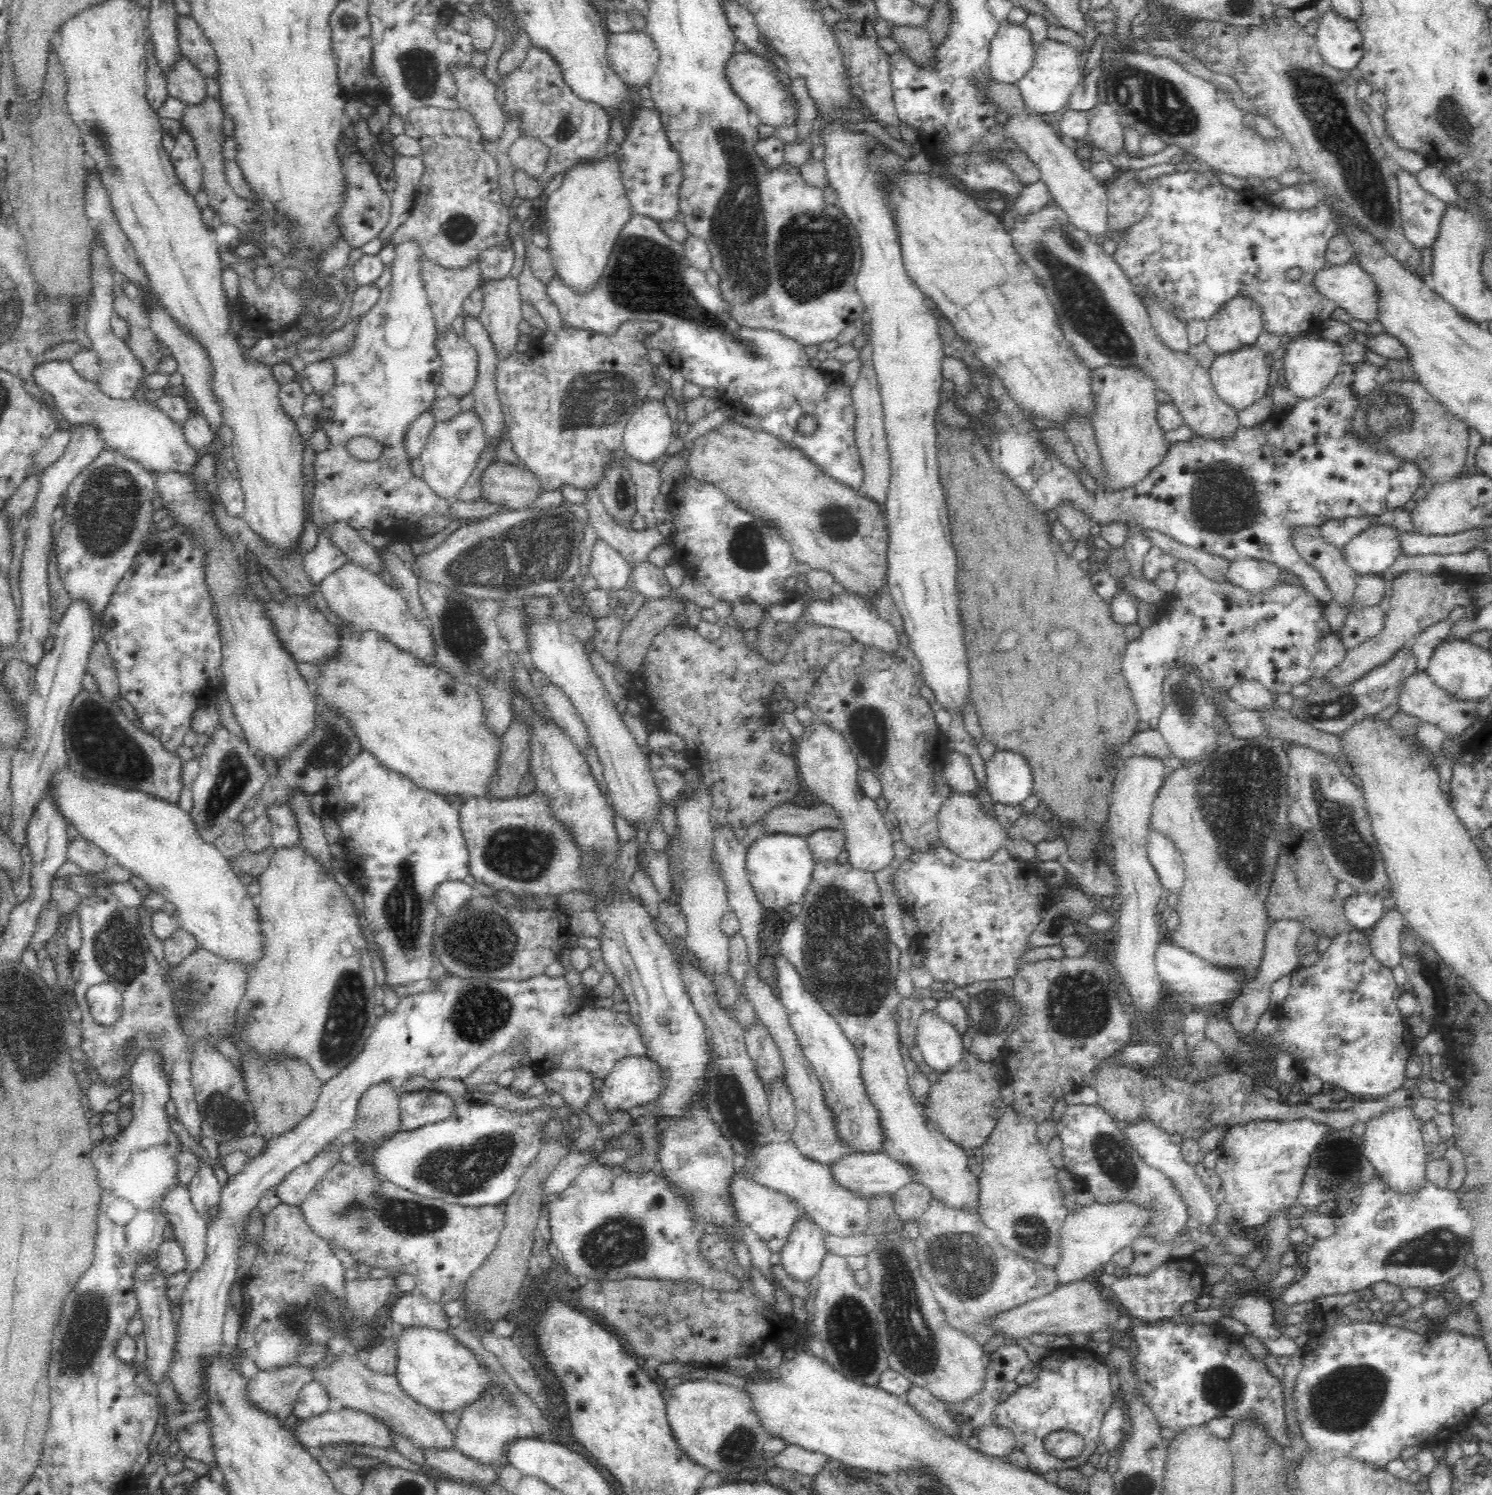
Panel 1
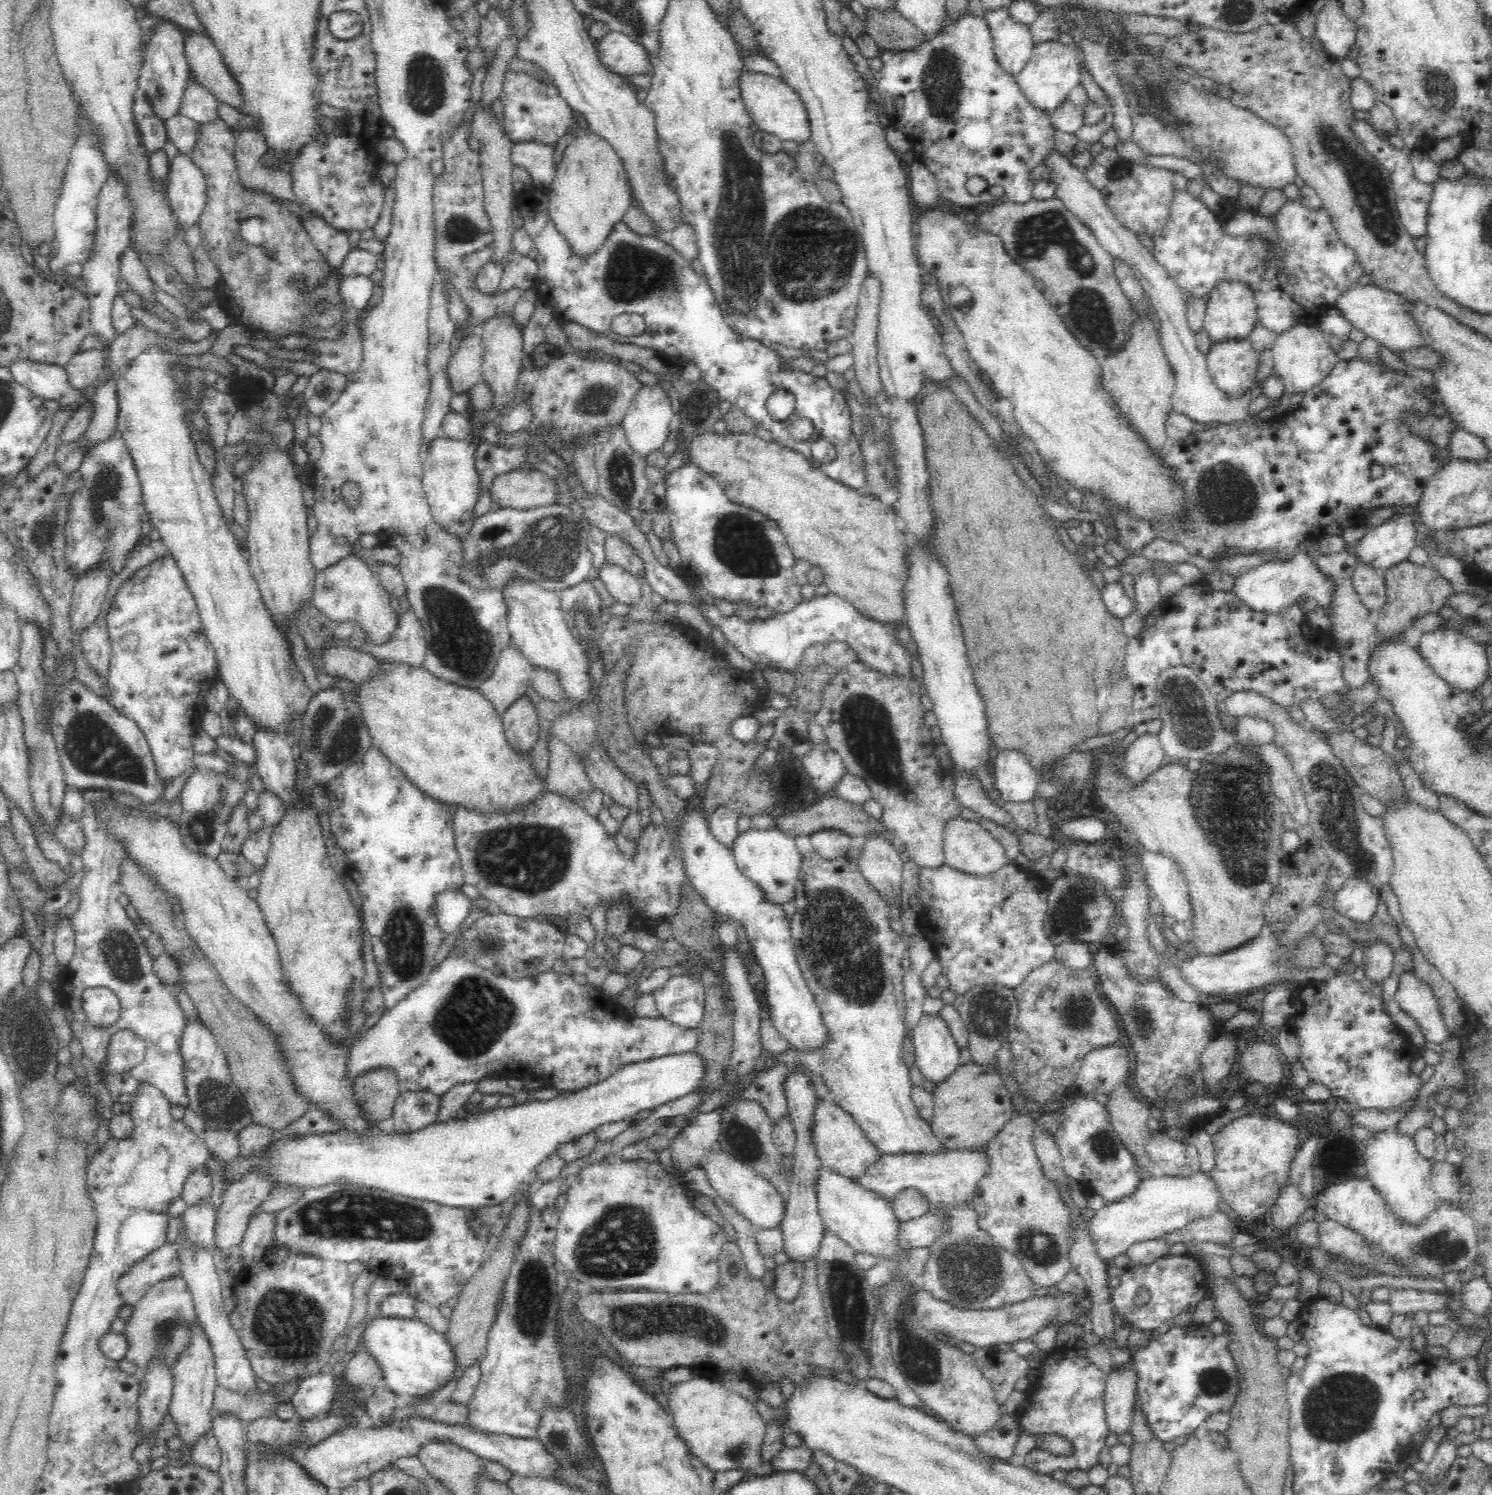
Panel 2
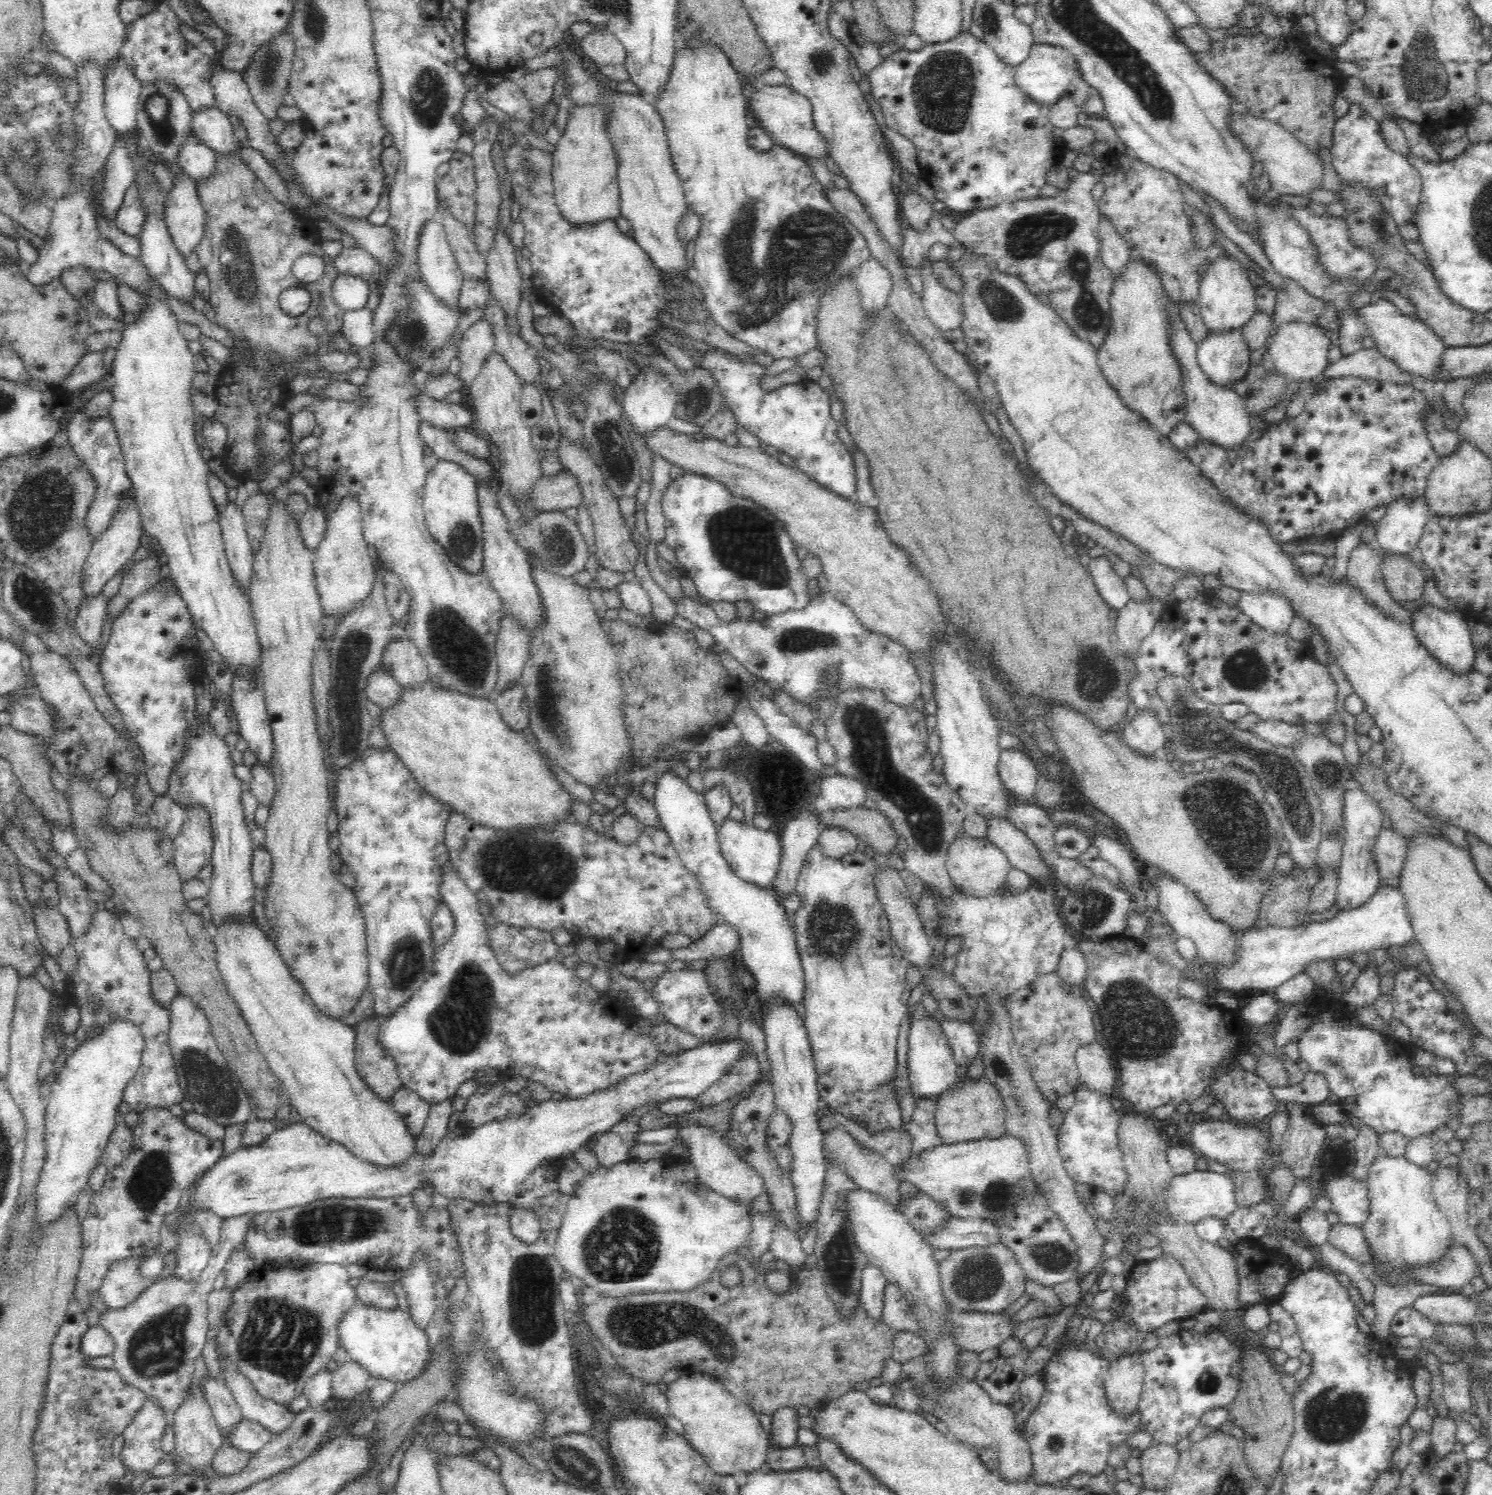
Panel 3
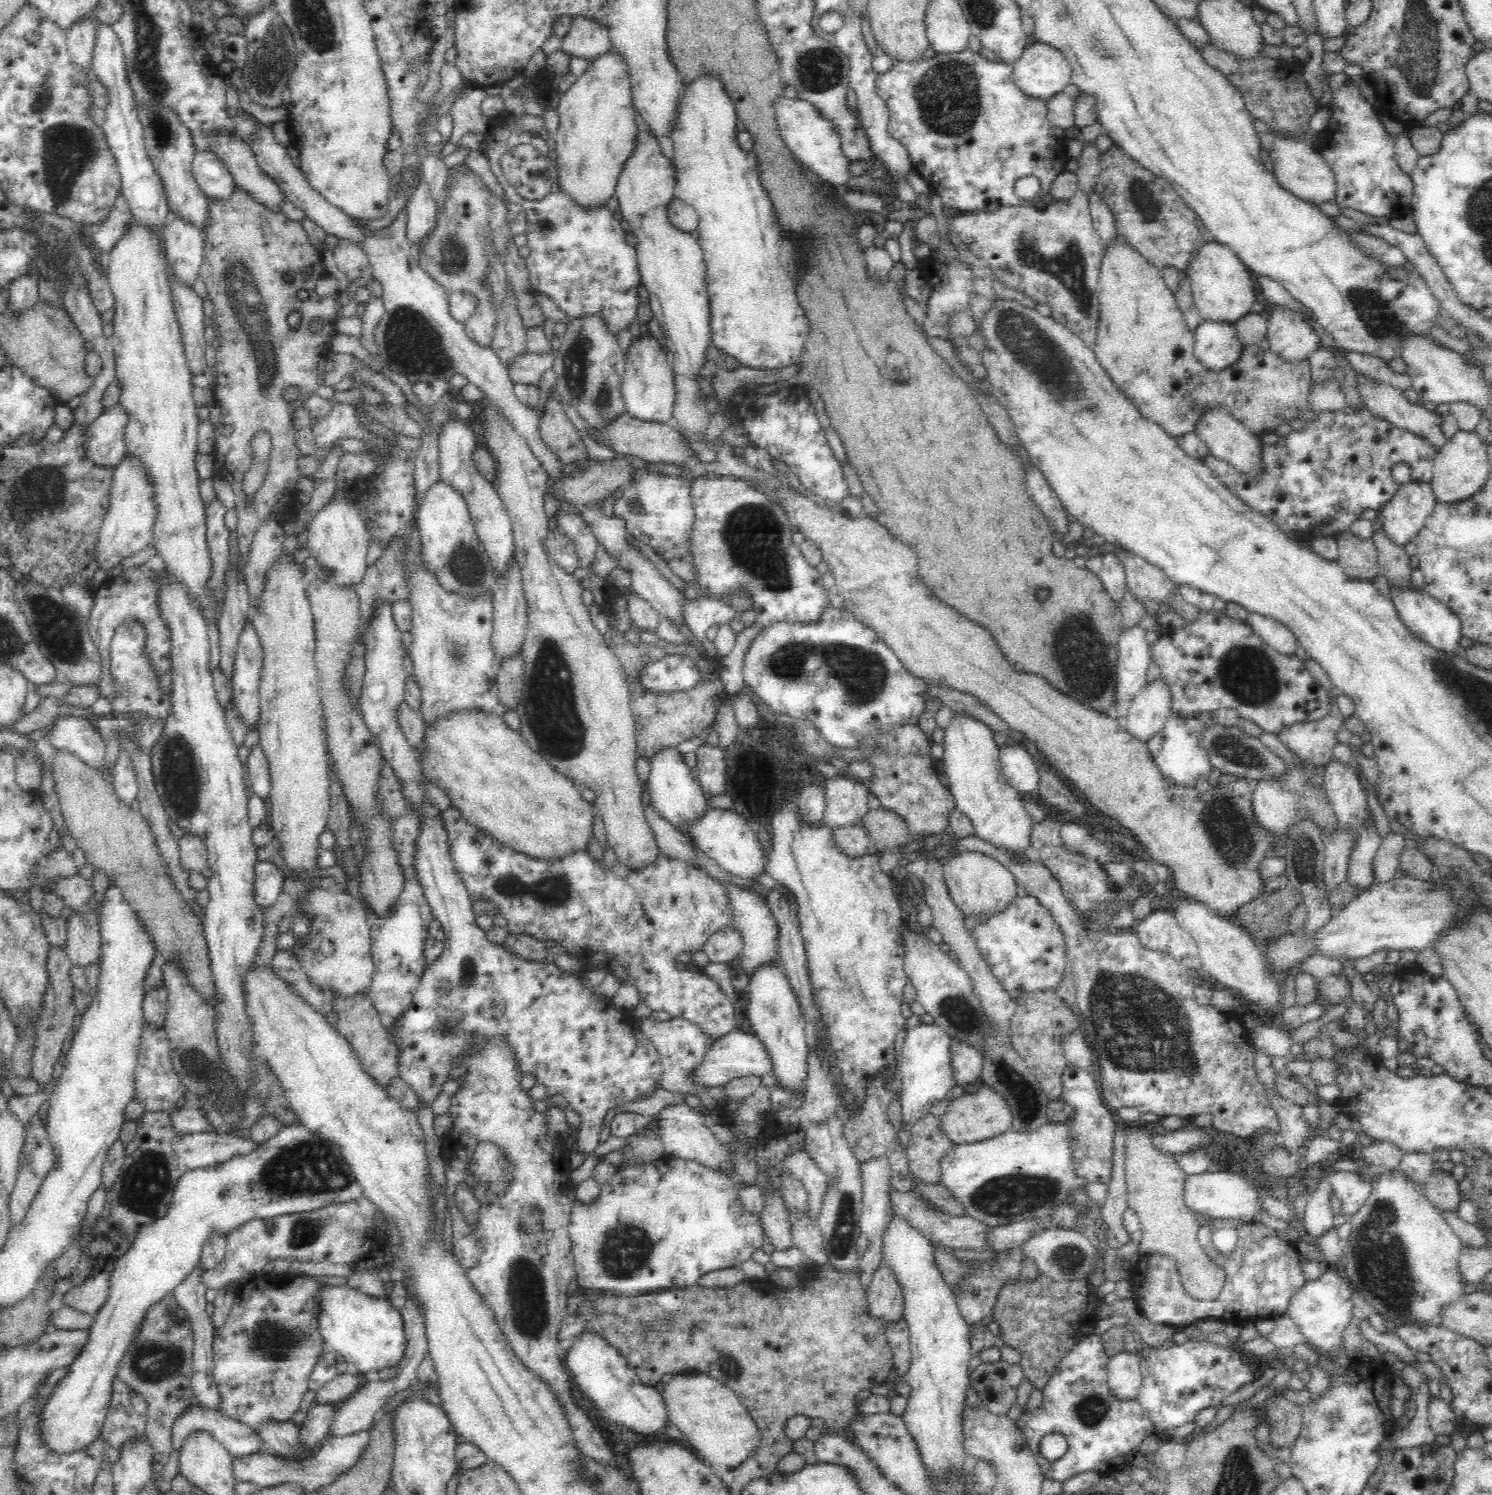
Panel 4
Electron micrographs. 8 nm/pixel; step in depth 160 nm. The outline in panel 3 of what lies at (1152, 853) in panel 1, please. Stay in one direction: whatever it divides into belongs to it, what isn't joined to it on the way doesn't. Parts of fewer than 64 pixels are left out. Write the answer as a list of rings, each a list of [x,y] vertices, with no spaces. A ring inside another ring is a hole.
[[[1152,868],[1152,887],[1158,890],[1159,905],[1156,907],[1160,914],[1166,918],[1168,925],[1178,936],[1190,938],[1195,943],[1197,949],[1197,965],[1203,966],[1228,962],[1234,958],[1234,944],[1238,942],[1239,935],[1234,935],[1228,927],[1216,922],[1203,908],[1203,904],[1198,900],[1194,891],[1190,890],[1184,883],[1170,875],[1166,871]]]

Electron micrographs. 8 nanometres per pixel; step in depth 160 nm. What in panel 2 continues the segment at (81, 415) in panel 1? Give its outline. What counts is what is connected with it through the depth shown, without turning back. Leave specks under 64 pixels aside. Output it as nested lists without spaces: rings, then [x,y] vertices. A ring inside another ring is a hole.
[[[18,360],[8,369],[16,382],[41,399],[58,400],[59,406],[72,415],[90,402],[91,396],[84,391],[84,387],[76,387],[70,383],[64,365]]]

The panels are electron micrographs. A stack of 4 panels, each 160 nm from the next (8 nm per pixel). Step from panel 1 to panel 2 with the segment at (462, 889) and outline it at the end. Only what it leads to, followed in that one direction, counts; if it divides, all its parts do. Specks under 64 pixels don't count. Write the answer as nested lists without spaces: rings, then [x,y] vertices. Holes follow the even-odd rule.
[[[460,888],[439,892],[435,898],[435,918],[443,935],[455,932],[473,906],[474,901]]]

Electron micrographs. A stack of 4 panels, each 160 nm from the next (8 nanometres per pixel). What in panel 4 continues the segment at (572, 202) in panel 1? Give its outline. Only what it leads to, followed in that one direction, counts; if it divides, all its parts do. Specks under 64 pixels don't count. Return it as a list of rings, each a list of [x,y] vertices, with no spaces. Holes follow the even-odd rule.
[[[615,50],[602,58],[590,60],[584,73],[562,93],[560,99],[557,109],[559,127],[553,135],[557,152],[553,166],[555,174],[559,177],[559,189],[575,206],[584,210],[606,206],[608,199],[615,194],[618,175],[630,156],[635,135],[636,109],[633,106],[626,65]]]

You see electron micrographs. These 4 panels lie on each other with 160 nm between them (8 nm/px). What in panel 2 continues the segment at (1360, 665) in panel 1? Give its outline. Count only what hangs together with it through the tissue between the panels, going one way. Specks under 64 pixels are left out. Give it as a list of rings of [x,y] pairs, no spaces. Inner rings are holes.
[[[1409,560],[1399,562],[1385,571],[1387,599],[1375,612],[1375,644],[1386,644],[1402,640],[1404,632],[1413,628],[1416,618],[1438,612],[1457,593],[1450,580],[1446,580],[1427,565],[1417,565]]]

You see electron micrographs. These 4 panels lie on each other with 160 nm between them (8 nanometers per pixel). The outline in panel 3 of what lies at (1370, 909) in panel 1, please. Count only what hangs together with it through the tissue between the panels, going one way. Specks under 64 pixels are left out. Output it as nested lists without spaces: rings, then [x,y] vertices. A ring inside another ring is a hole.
[[[1352,778],[1348,782],[1348,792],[1346,792],[1346,832],[1344,832],[1344,846],[1342,848],[1341,865],[1338,868],[1337,885],[1335,892],[1335,905],[1339,910],[1354,910],[1364,906],[1378,890],[1382,884],[1377,868],[1371,860],[1371,842],[1378,831],[1383,827],[1384,815],[1378,808],[1373,798],[1370,798],[1362,787]]]

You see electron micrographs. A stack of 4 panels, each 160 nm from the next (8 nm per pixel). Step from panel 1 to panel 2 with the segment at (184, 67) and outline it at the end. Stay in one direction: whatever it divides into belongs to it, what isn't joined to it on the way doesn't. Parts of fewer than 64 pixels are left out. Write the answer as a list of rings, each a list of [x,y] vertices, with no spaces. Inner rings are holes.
[[[195,78],[187,79],[180,97],[180,112],[197,123],[218,118],[217,98]]]

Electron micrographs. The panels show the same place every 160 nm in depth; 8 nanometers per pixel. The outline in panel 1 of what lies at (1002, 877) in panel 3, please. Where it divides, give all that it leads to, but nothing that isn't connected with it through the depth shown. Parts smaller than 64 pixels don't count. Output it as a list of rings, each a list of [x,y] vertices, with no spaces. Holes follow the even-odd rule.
[[[951,789],[938,809],[937,827],[944,845],[962,858],[985,859],[1006,843],[1005,826],[1000,823],[984,794]]]

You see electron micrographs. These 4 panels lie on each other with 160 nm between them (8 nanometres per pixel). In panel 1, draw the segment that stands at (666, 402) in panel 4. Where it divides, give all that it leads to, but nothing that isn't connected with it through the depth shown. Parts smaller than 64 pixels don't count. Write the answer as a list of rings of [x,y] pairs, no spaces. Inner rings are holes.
[[[648,400],[632,414],[625,426],[625,451],[634,461],[644,465],[665,459],[672,437],[671,424],[671,417],[662,401]]]

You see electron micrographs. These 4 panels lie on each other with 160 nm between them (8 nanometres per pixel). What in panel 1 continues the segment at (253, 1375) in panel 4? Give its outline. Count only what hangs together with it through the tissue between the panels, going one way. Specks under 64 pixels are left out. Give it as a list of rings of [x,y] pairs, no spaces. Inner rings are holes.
[[[281,1201],[272,1211],[266,1212],[263,1218],[264,1246],[252,1264],[248,1275],[240,1281],[246,1287],[250,1296],[250,1313],[246,1323],[241,1323],[237,1337],[237,1348],[244,1350],[246,1358],[255,1362],[260,1370],[272,1370],[278,1367],[294,1364],[297,1348],[302,1341],[316,1341],[326,1343],[332,1336],[333,1330],[329,1330],[331,1322],[321,1322],[315,1310],[315,1292],[318,1289],[330,1289],[340,1299],[343,1292],[343,1280],[345,1270],[340,1260],[334,1255],[328,1240],[320,1237],[312,1229],[312,1225],[306,1219],[301,1206],[293,1206]]]

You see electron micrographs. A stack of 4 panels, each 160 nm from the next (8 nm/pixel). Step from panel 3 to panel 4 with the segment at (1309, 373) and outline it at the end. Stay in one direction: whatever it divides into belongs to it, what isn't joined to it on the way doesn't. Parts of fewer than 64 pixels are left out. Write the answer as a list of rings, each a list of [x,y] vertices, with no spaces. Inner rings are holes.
[[[1275,305],[1271,308],[1271,315],[1267,319],[1267,340],[1270,342],[1269,350],[1289,364],[1304,362],[1312,358],[1318,348],[1322,348],[1322,340],[1314,328],[1284,306]]]

